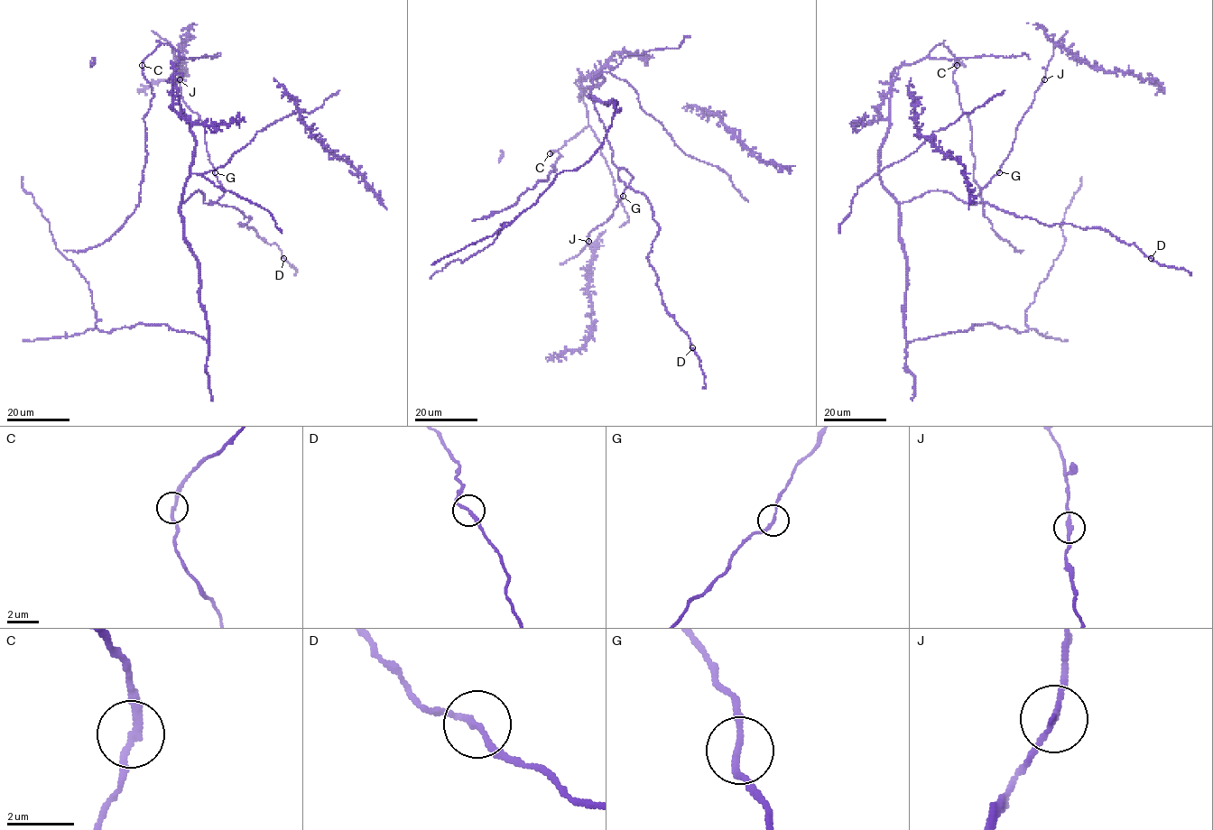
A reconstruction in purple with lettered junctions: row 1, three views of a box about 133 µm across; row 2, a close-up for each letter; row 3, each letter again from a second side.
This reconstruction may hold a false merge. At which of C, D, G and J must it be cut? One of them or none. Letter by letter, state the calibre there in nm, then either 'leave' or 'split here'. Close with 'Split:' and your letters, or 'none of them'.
C: 190 nm | leave
D: 180 nm | leave
G: 180 nm | leave
J: 180 nm | leave
Split: none of them

